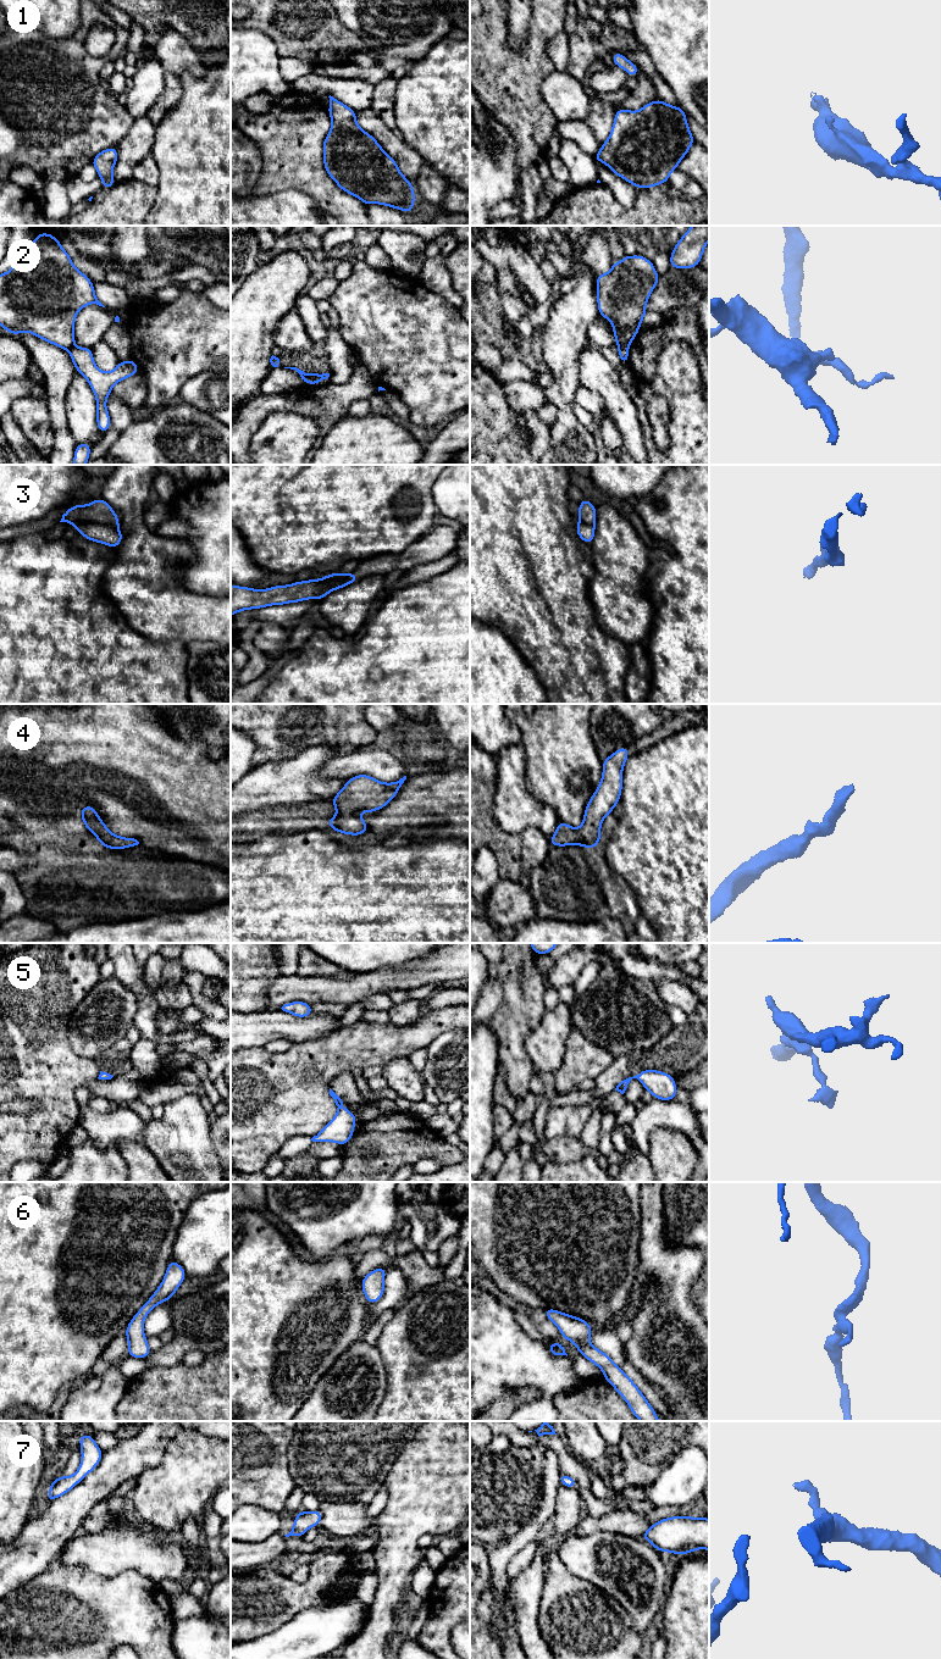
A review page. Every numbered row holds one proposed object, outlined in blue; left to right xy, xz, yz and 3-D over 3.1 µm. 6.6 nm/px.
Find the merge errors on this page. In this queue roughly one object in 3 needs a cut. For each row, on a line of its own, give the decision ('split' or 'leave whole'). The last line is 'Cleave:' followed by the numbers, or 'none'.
1: leave whole
2: split
3: split
4: leave whole
5: leave whole
6: leave whole
7: leave whole
Cleave: 2, 3

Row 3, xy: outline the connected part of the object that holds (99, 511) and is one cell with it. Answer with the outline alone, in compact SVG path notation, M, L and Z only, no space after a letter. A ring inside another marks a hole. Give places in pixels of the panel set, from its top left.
M103 499L93 500L88 505L73 505L63 515L60 522L79 525L95 522L118 528L120 520L114 509Z

